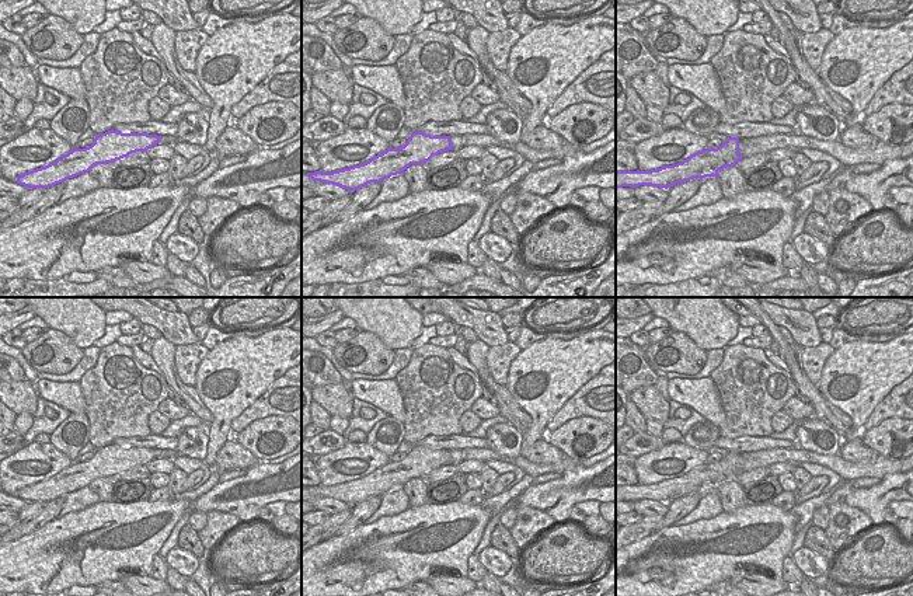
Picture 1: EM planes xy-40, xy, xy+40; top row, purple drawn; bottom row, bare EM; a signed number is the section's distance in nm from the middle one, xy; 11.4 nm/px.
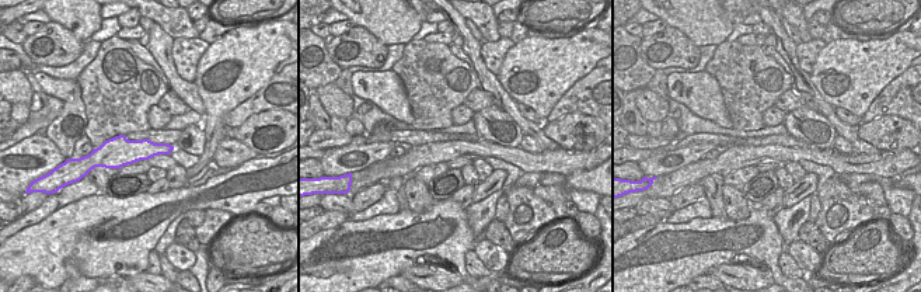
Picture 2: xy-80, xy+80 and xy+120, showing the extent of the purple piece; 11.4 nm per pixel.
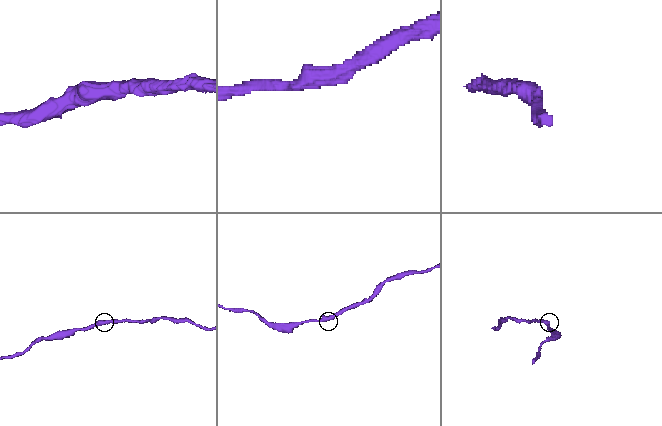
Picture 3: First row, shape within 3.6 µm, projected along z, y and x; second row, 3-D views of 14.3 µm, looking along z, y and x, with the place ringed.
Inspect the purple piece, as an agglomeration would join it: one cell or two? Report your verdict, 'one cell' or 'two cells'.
one cell

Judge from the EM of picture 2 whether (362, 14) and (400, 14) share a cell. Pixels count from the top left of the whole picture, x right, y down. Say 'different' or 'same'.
same

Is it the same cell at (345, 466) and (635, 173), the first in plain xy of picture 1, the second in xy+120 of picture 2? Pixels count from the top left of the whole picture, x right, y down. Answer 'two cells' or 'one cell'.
two cells

